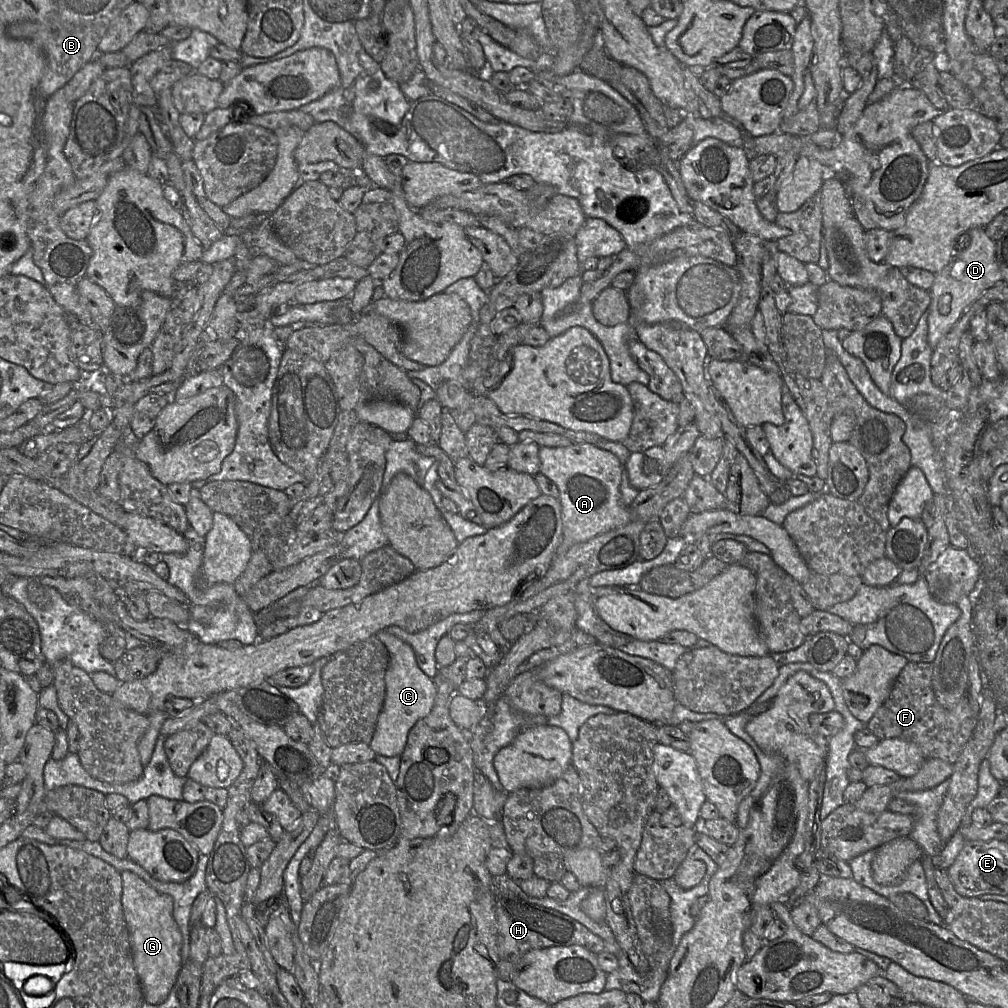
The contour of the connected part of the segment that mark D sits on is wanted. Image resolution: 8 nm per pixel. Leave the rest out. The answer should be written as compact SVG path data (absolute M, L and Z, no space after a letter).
M983 227L970 229L967 236L969 237L967 248L963 251L957 250L956 256L948 265L935 274L935 280L929 290L932 300L928 316L928 343L932 349L959 320L967 307L1002 280L995 257L996 241L988 237Z

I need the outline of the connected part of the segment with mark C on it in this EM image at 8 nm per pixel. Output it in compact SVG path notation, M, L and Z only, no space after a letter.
M385 629L377 632L376 635L388 649L390 659L385 673L386 696L370 747L375 754L401 757L410 729L419 719L431 712L435 703L437 688L434 681L418 666L411 645L388 633Z

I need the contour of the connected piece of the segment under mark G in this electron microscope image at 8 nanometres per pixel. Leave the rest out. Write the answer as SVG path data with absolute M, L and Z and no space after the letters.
M121 872L121 904L129 932L134 967L145 1002L163 1003L176 983L182 967L182 934L173 918L173 898L157 891L135 873Z

